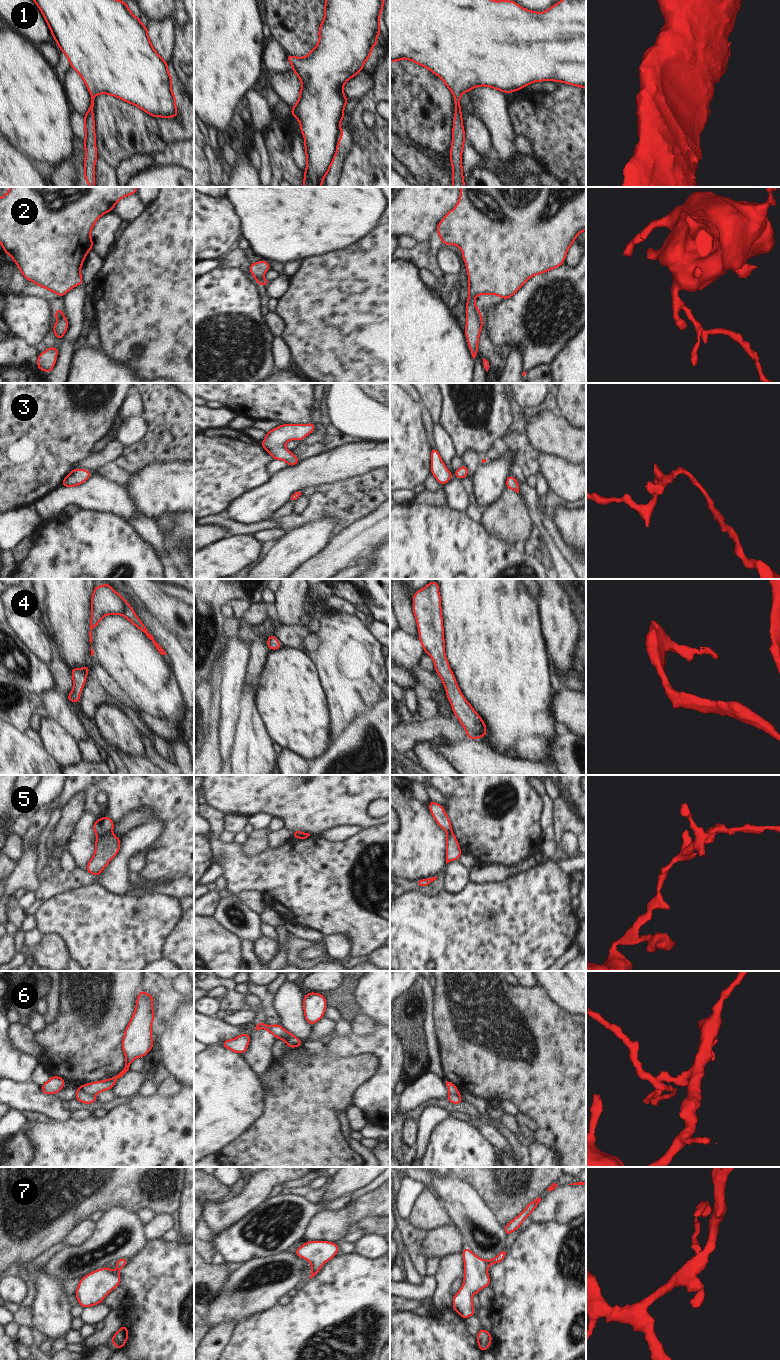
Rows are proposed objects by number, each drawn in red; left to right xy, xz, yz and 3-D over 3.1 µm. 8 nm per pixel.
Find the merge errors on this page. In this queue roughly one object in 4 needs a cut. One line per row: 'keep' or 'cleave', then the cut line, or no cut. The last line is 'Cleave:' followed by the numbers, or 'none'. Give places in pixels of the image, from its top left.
1: keep | no cut
2: keep | no cut
3: keep | no cut
4: keep | no cut
5: cleave | xy (111, 831), (97, 836)
6: cleave | xy (79, 1087), (87, 1093), (94, 1095)
7: keep | no cut
Cleave: 5, 6

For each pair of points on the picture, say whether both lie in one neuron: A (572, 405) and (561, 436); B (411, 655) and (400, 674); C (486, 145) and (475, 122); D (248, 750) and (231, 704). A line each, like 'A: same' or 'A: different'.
A: different
B: different
C: same
D: different

